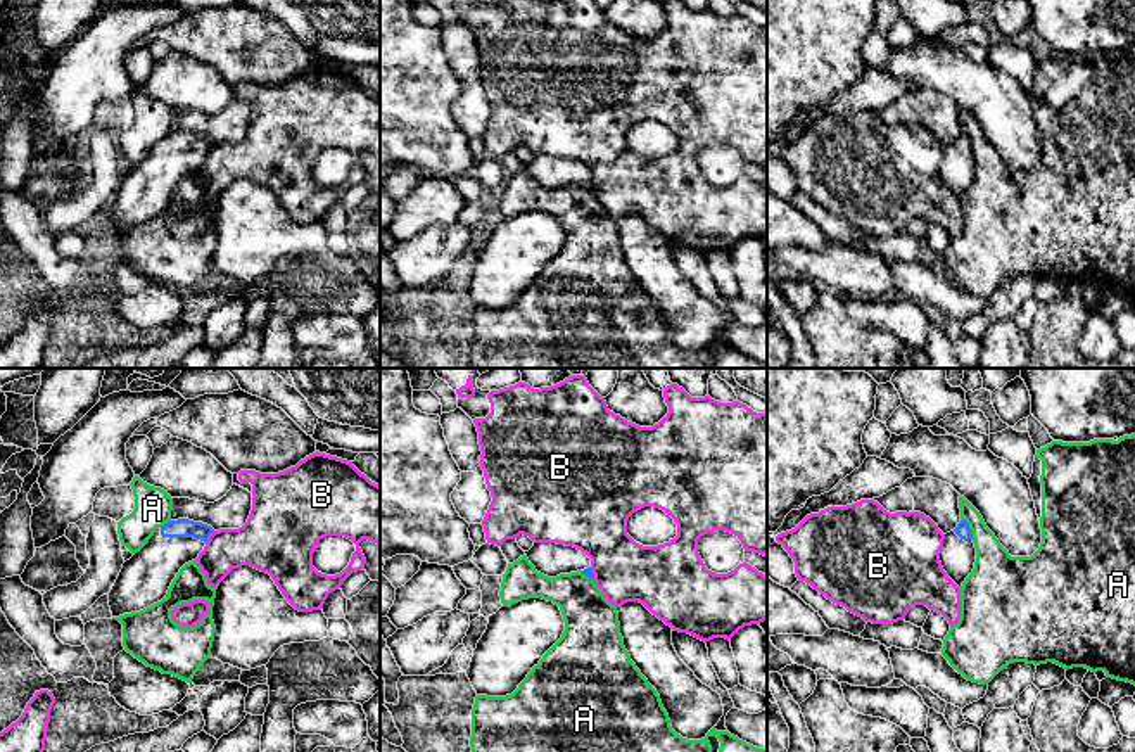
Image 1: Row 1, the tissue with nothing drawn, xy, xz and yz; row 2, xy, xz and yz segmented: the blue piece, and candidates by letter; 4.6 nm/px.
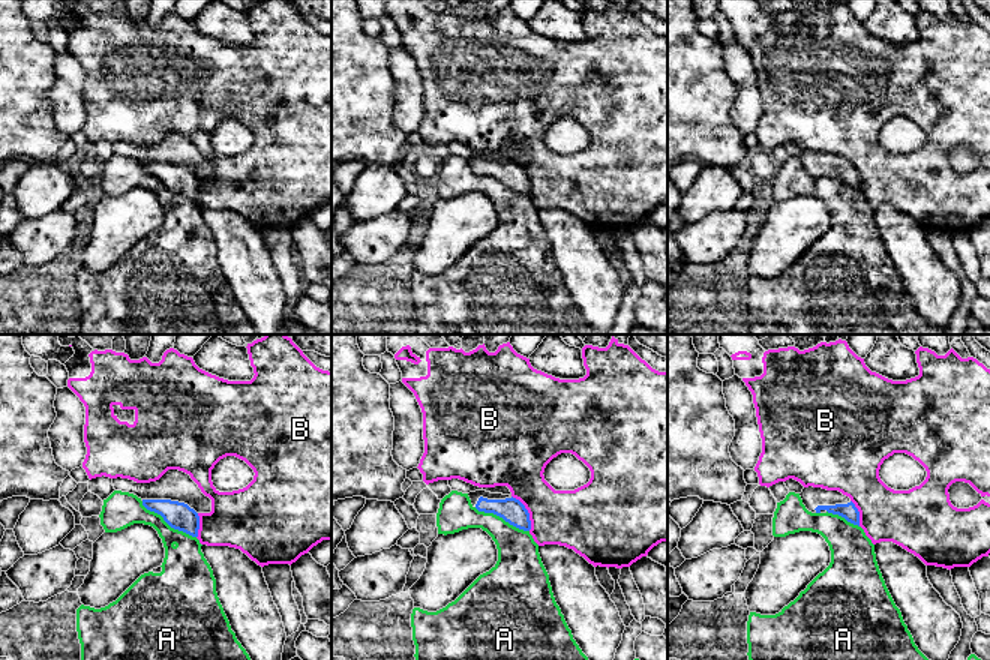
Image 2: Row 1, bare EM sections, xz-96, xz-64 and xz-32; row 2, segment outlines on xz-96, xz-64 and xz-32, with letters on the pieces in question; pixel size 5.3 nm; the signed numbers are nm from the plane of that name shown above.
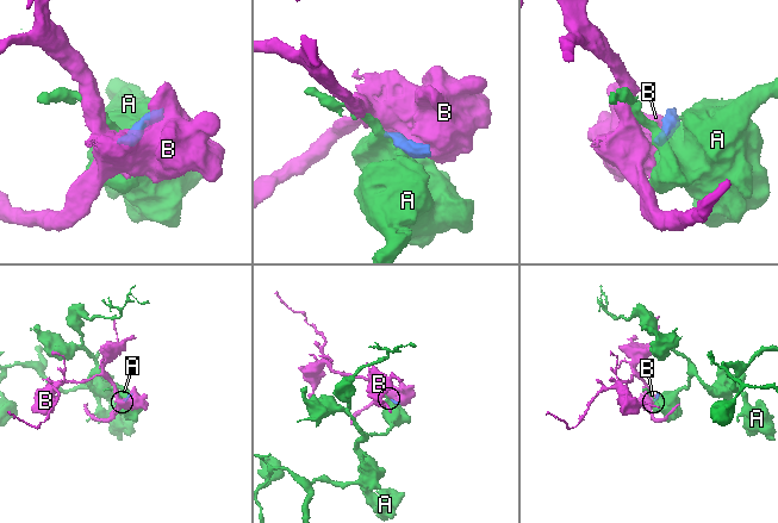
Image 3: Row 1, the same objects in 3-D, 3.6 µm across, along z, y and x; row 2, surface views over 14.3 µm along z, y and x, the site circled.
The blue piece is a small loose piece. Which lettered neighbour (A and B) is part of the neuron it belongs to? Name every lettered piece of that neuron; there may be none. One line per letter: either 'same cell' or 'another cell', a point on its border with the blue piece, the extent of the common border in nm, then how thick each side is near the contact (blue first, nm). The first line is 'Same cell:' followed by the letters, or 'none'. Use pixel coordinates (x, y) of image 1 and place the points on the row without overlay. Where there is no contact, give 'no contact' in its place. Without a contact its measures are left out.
Same cell: none
A: another cell; contact yz (968, 140); length 110 nm; calibres 70 and 220 nm
B: another cell; contact xy (208, 151); length 80 nm; calibres 90 and 240 nm

